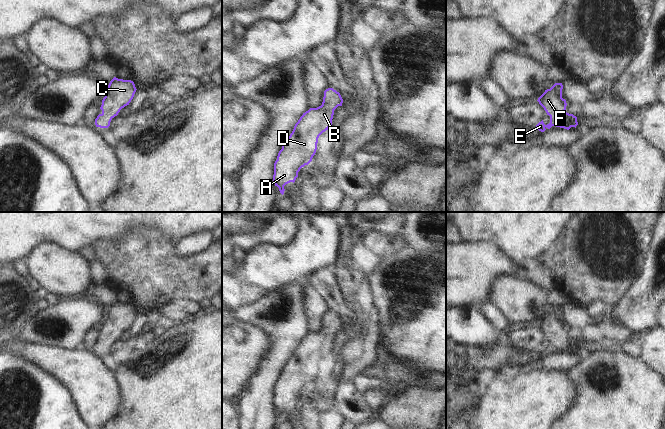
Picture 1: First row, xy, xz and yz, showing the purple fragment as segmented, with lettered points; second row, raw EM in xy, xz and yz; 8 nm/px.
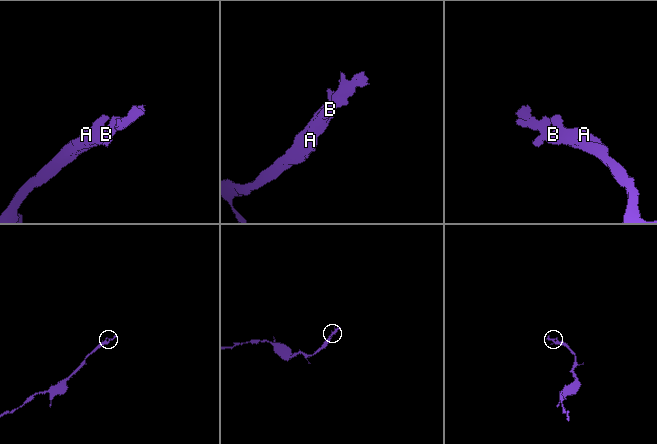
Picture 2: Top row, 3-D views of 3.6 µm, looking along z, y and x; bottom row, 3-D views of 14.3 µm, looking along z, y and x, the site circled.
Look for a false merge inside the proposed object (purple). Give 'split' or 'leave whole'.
leave whole

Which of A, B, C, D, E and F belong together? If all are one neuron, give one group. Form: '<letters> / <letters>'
A B C D E F

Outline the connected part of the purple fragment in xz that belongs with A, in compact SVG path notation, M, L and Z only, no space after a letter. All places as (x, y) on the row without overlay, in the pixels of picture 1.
M328 312L324 315L322 329L310 332L295 348L274 387L273 405L282 419L284 410L294 407L300 393L312 385L319 360L332 350L334 334L342 327L340 317Z

